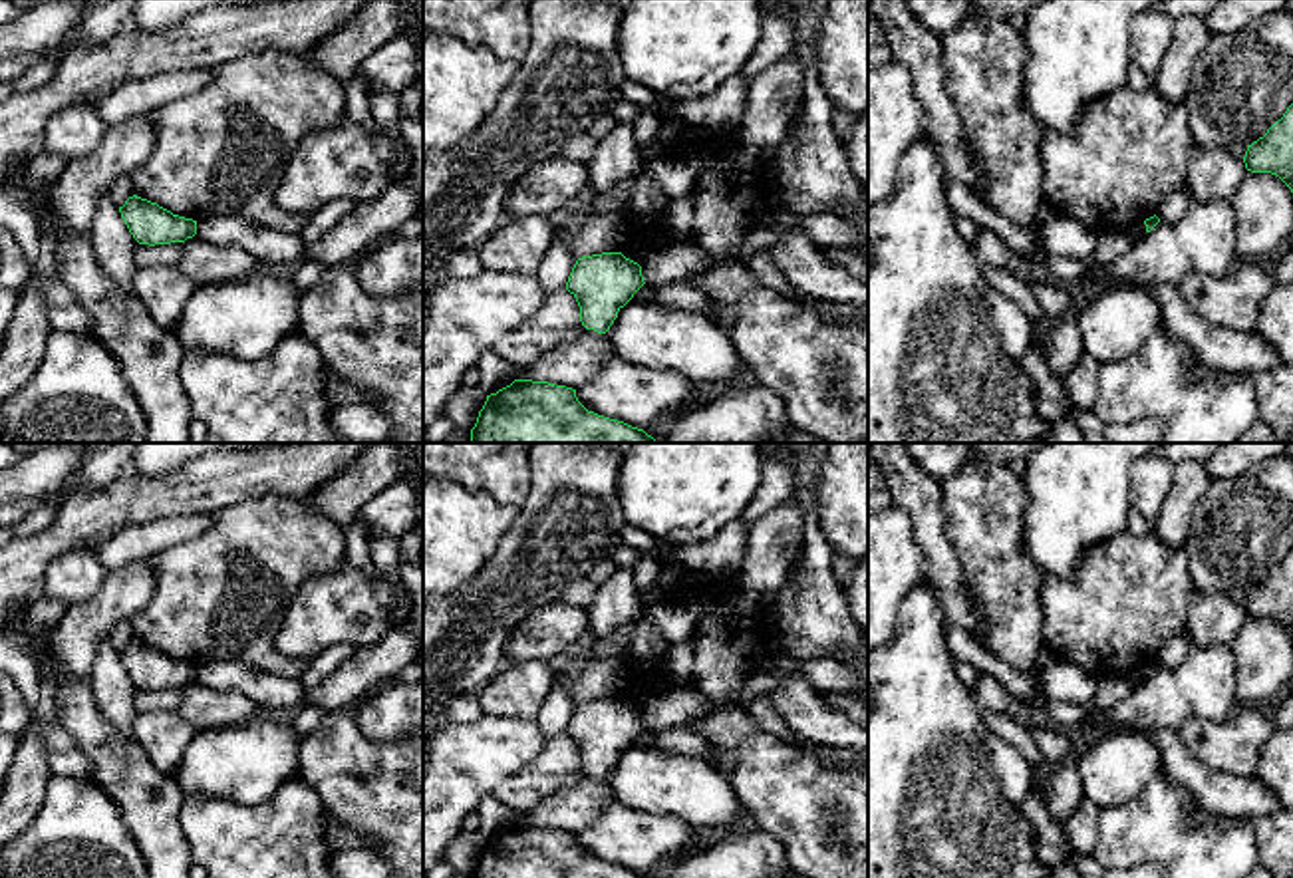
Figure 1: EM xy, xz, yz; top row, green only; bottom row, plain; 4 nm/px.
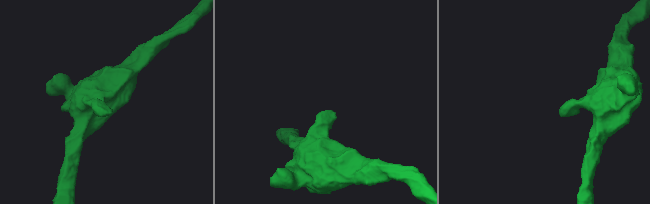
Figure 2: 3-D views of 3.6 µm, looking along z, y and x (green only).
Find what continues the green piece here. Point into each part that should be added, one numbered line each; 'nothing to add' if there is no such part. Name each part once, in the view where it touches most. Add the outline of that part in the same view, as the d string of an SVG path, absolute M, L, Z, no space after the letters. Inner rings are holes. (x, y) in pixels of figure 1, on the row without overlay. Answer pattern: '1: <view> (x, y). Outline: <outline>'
nothing to add

